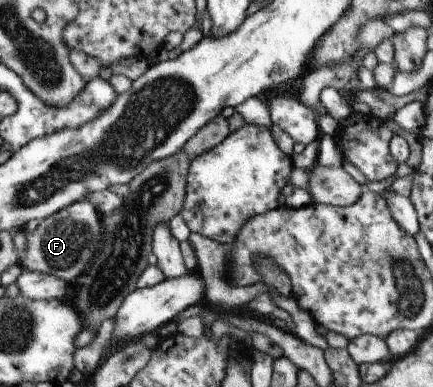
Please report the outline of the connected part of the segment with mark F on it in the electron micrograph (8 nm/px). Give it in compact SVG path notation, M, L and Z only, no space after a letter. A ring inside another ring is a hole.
M86 199L70 204L48 219L43 219L30 233L24 233L26 248L20 265L28 271L50 274L69 282L80 275L97 253L100 243L100 213Z

